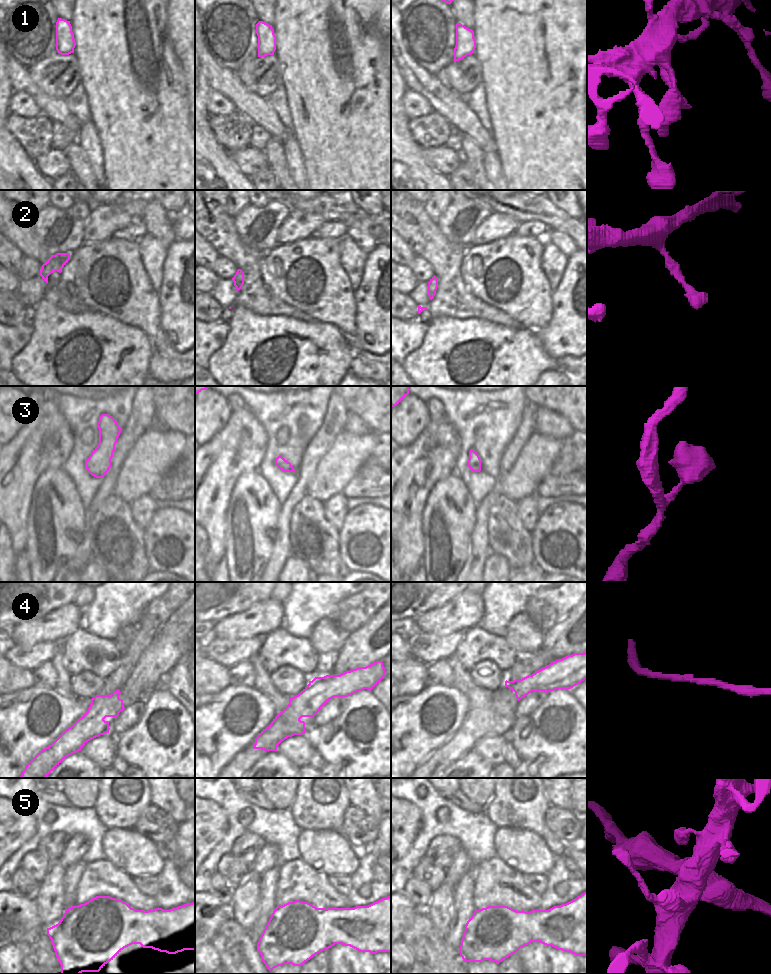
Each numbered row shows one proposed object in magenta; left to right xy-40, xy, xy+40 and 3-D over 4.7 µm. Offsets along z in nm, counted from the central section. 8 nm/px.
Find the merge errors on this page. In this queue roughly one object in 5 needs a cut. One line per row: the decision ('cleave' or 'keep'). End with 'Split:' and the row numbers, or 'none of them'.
1: keep
2: keep
3: keep
4: keep
5: cleave
Split: 5

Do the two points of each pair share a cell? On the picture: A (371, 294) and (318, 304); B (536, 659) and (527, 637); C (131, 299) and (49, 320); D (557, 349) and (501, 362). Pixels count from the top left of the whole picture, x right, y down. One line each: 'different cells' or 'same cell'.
A: different cells
B: different cells
C: different cells
D: different cells

